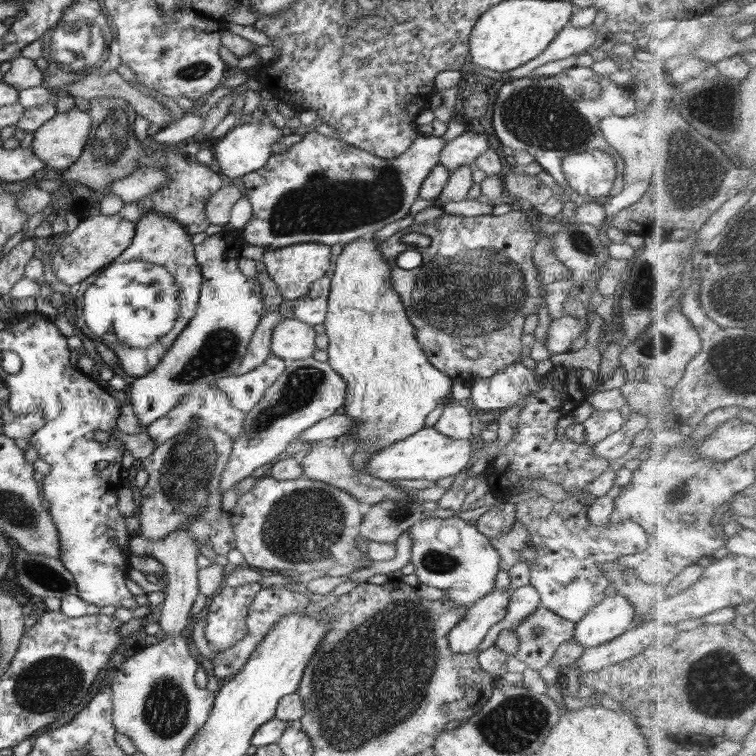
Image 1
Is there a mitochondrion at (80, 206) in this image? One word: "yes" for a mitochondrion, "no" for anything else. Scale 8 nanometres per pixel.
no

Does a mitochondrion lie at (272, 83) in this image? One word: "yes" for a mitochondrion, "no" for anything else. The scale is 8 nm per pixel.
no

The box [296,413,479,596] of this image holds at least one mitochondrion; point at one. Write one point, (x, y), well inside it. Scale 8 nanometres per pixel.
(437, 561)

